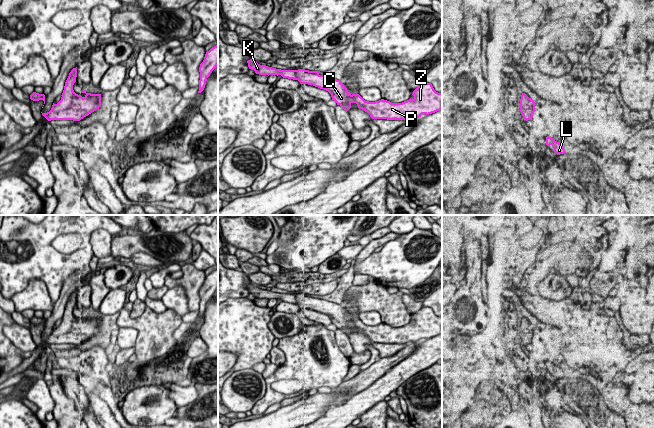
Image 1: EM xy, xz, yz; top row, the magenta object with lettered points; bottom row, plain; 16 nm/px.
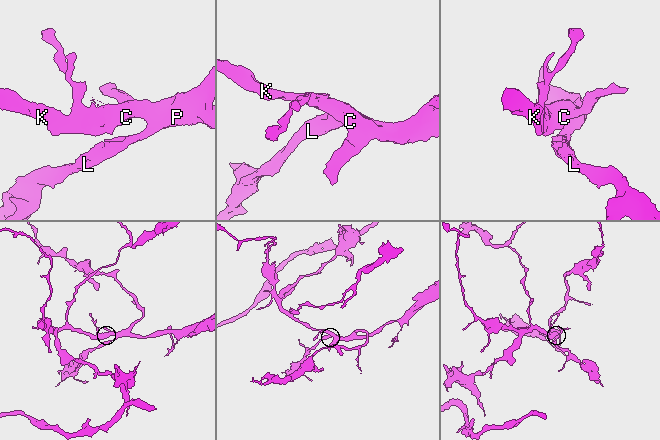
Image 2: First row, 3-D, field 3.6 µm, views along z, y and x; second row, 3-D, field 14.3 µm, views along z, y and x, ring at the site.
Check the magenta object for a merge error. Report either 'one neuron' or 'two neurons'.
one neuron

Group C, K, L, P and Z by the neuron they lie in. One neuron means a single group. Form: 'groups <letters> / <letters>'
groups C K L P Z

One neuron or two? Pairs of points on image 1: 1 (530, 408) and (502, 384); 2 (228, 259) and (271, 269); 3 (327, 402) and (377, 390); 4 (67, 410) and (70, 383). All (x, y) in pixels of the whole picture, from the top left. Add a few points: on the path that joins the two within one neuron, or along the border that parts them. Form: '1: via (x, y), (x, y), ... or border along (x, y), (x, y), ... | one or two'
1: via (528, 398), (528, 394), (518, 384), (512, 384) | one
2: via (239, 261), (260, 267) | one
3: border along (351, 397), (344, 403), (329, 408) | two
4: border along (58, 375), (65, 394) | two

